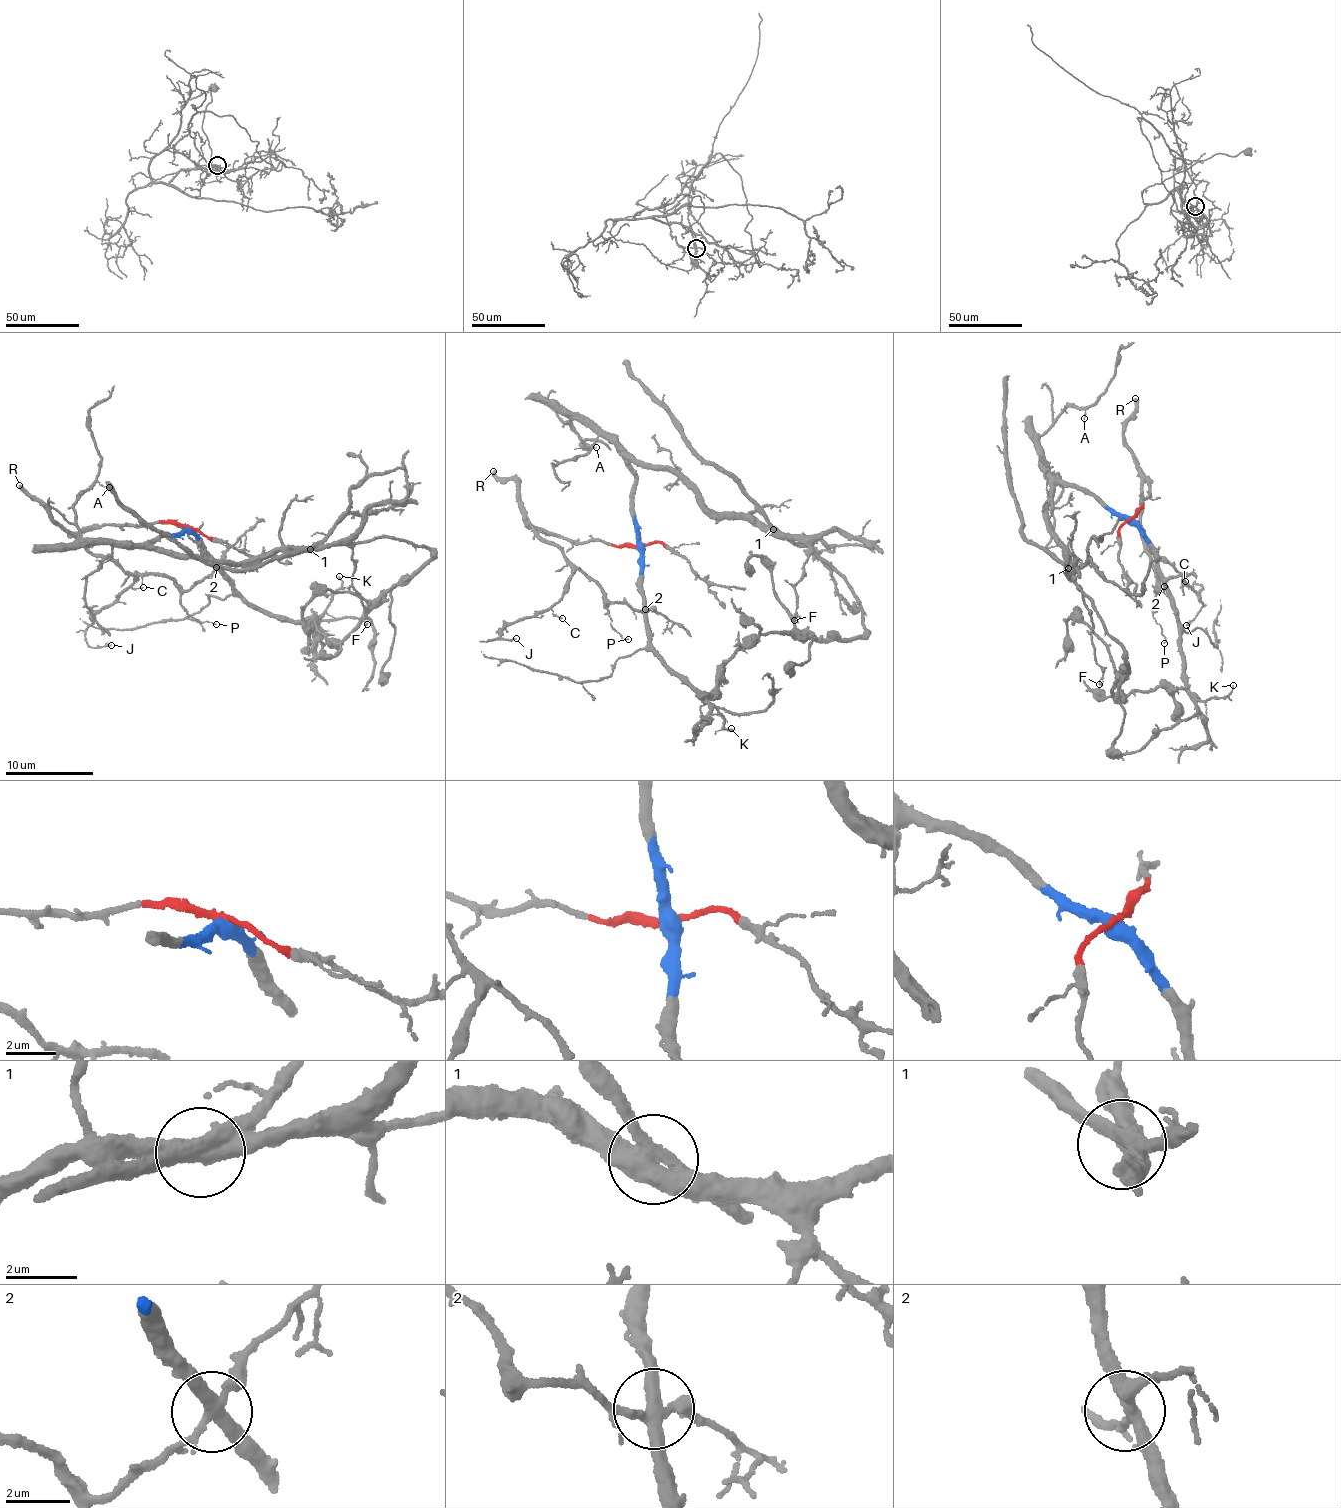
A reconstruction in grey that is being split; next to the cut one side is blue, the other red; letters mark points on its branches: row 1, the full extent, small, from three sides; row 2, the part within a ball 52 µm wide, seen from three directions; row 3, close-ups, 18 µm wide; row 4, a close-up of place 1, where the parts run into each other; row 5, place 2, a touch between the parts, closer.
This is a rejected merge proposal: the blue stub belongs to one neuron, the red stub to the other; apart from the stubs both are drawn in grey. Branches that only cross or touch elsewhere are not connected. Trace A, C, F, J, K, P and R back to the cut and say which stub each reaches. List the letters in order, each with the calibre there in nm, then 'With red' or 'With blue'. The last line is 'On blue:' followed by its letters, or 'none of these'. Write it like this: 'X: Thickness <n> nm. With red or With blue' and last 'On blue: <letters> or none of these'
A: Thickness 70 nm. With blue
C: Thickness 110 nm. With red
F: Thickness 100 nm. With blue
J: Thickness 150 nm. With red
K: Thickness 130 nm. With blue
P: Thickness 90 nm. With red
R: Thickness 360 nm. With red
On blue: A, F, K

